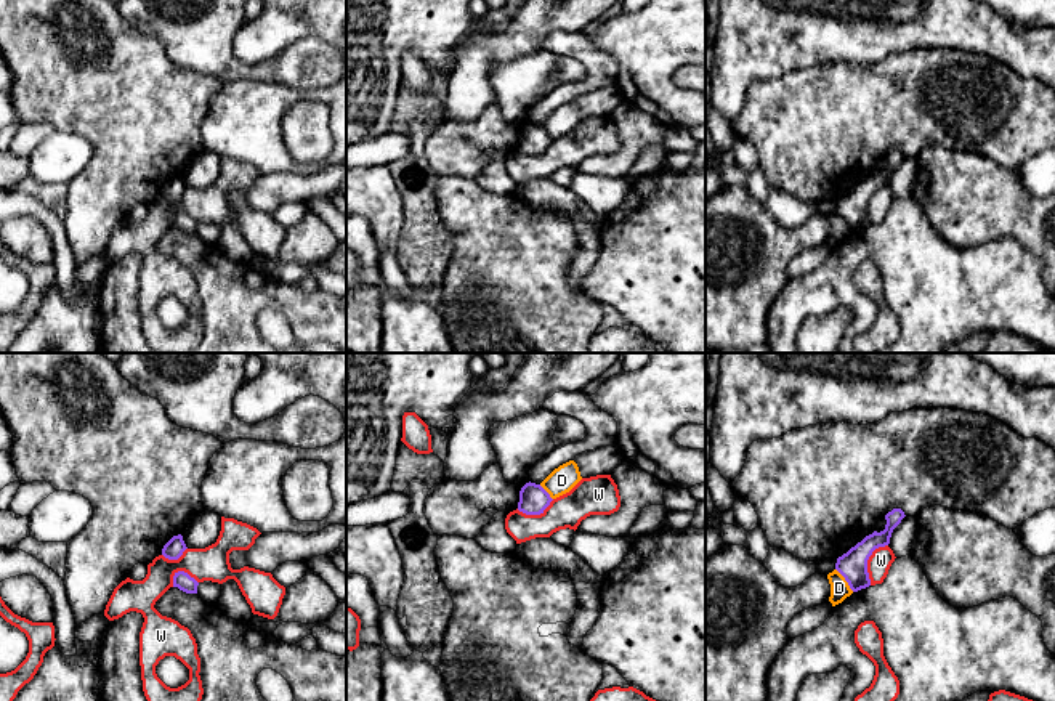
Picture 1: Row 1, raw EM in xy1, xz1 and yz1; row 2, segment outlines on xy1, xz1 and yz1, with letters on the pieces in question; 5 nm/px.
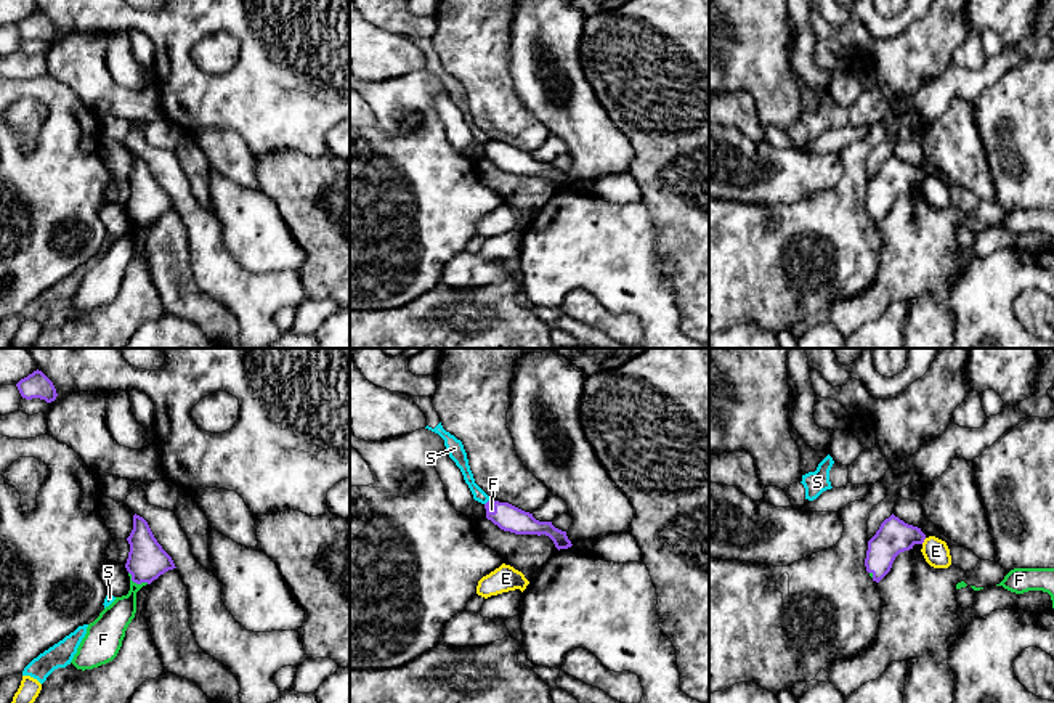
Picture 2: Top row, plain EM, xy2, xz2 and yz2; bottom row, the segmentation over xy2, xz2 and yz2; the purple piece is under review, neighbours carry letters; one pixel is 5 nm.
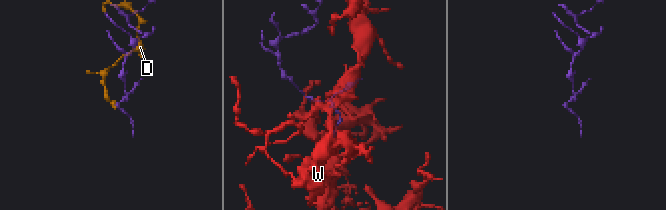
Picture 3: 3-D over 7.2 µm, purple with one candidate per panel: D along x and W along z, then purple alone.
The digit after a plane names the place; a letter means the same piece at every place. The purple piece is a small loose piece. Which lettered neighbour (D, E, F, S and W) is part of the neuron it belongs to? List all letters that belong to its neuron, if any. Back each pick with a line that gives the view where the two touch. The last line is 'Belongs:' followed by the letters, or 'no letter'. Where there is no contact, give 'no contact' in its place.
F: contact in xy2
Belongs: F

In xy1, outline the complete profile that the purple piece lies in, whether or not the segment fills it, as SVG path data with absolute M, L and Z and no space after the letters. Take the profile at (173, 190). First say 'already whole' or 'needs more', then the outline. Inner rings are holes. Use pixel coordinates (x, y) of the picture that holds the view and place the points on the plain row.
already whole; M173 176L162 189L162 196L168 201L178 201L183 192L186 191L186 184L183 181L183 176Z

